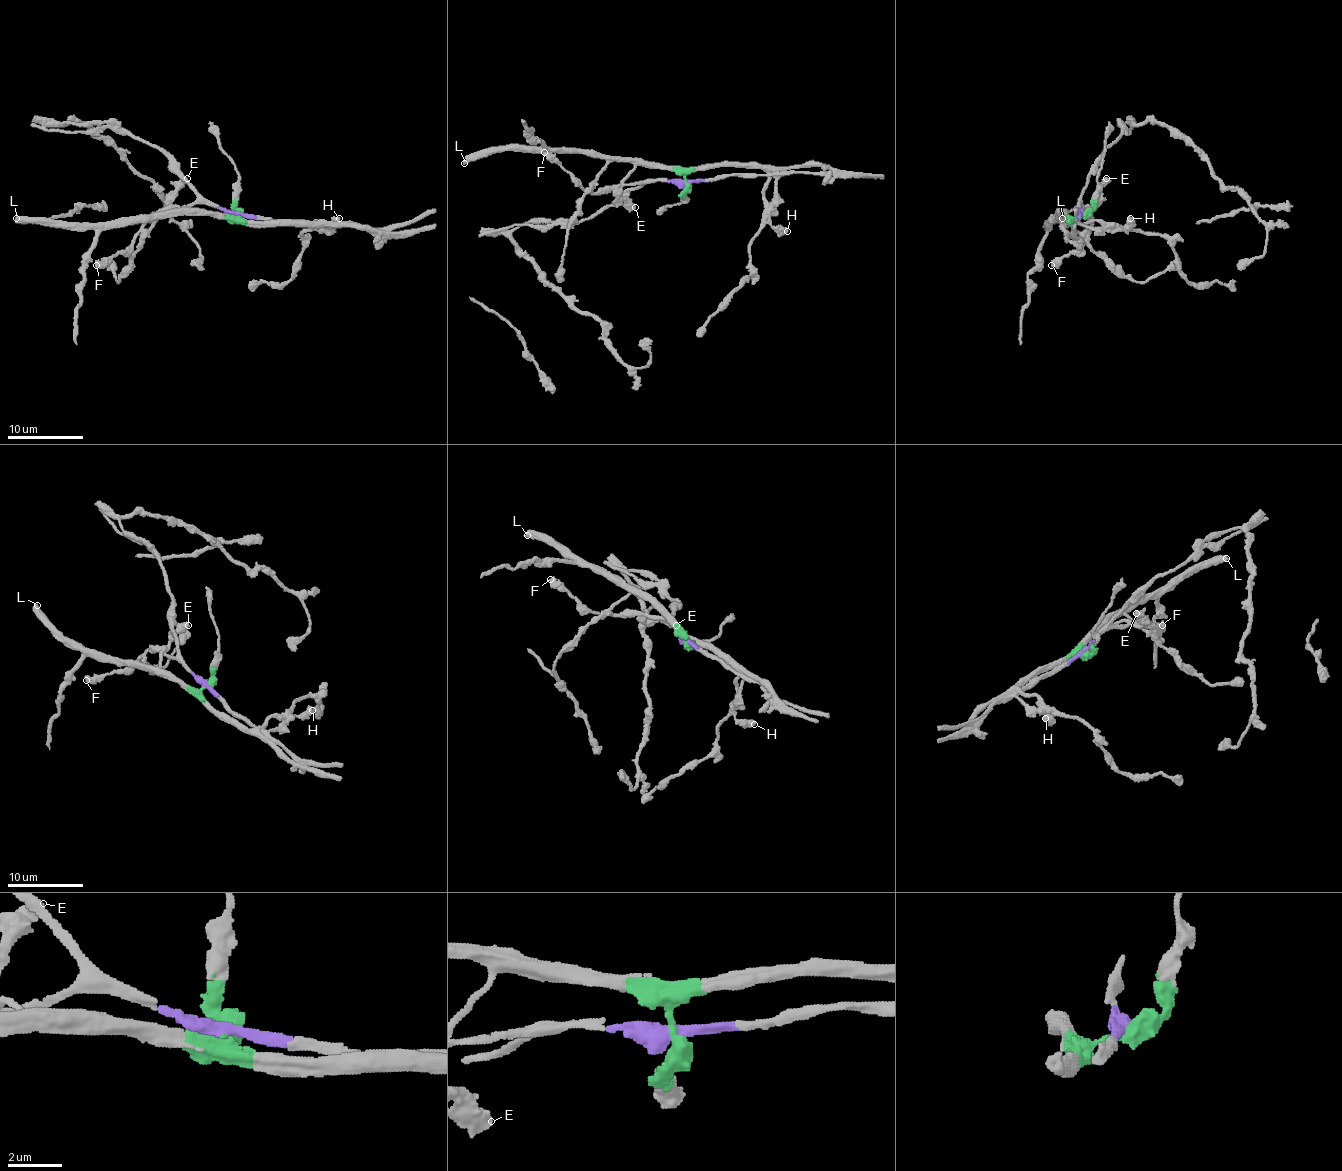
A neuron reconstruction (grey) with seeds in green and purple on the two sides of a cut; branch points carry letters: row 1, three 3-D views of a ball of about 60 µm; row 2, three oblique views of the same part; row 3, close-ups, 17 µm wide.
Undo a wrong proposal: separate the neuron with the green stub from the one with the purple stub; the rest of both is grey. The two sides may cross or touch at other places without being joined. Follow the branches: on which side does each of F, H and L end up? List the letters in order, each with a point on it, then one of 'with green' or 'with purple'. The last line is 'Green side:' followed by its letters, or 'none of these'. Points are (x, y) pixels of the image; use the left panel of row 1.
F: (96, 265) | with purple
H: (339, 218) | with purple
L: (16, 218) | with green
Green side: L

